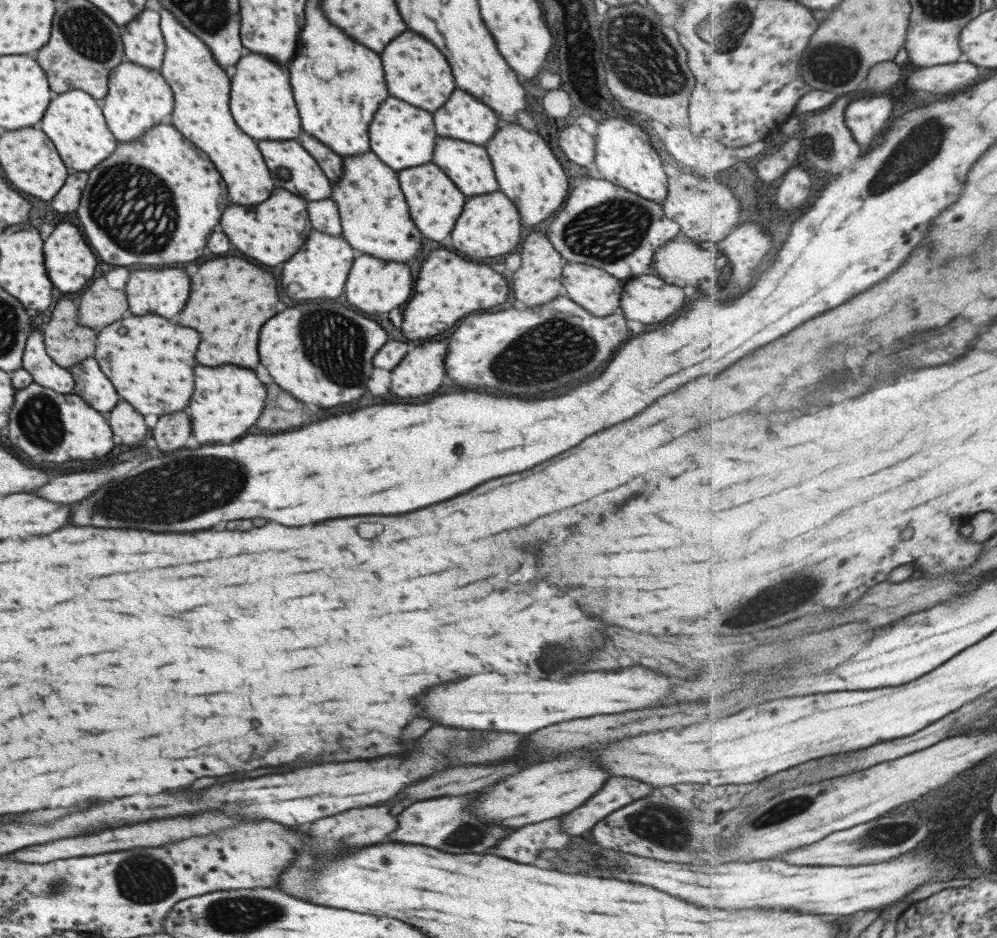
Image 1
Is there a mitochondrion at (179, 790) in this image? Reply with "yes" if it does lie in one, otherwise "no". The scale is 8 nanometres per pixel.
no

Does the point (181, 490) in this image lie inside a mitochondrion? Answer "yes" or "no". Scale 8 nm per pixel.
yes

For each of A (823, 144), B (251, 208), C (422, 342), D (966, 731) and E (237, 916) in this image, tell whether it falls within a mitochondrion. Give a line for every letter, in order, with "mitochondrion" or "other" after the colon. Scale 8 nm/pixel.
A: mitochondrion
B: other
C: other
D: other
E: mitochondrion

